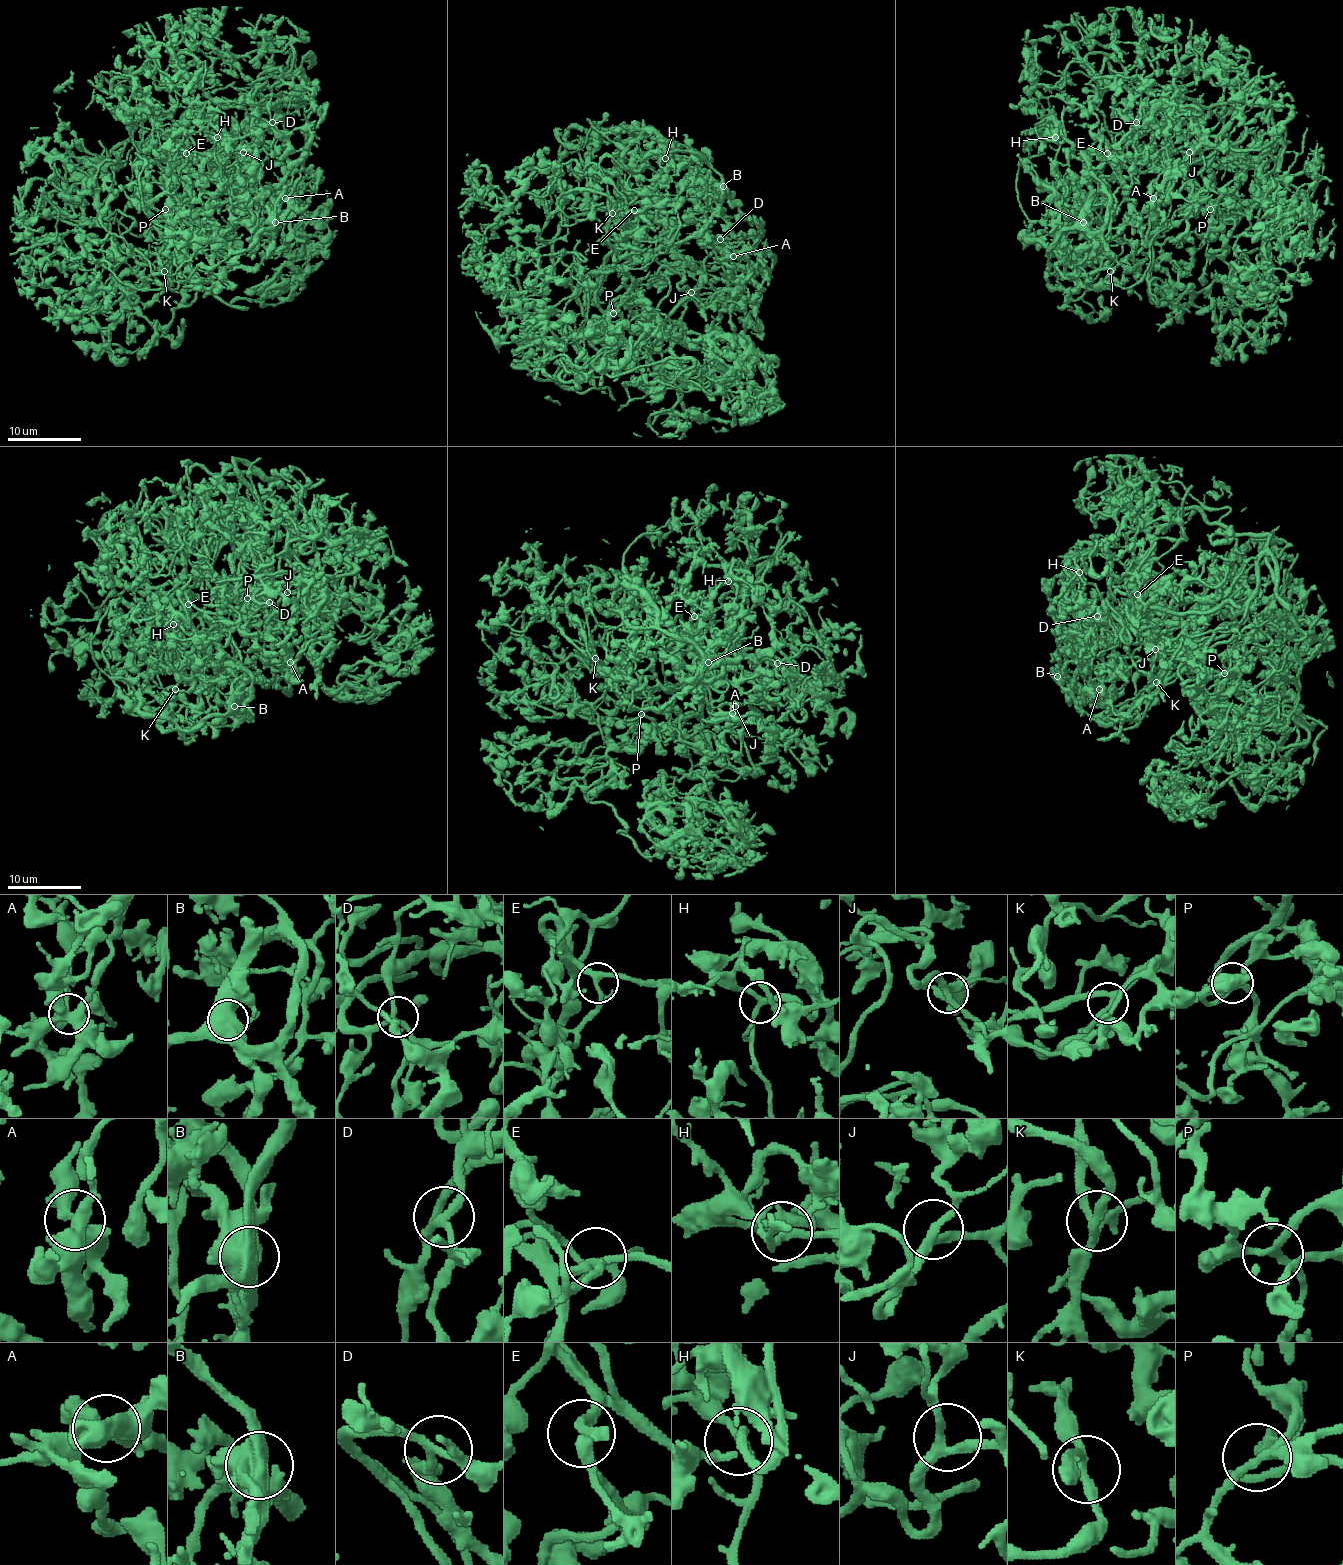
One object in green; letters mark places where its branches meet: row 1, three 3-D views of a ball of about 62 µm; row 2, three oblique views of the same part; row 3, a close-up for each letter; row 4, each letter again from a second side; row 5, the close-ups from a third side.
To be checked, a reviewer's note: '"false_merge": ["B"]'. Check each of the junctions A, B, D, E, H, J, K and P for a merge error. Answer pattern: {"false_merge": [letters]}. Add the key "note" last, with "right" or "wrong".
{"false_merge": ["B"], "note": "right"}

